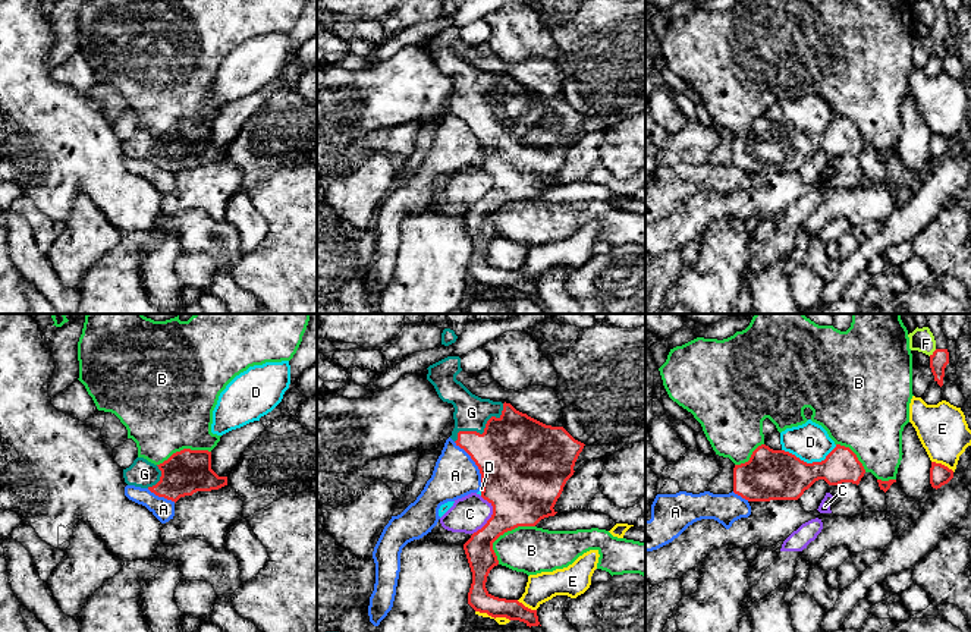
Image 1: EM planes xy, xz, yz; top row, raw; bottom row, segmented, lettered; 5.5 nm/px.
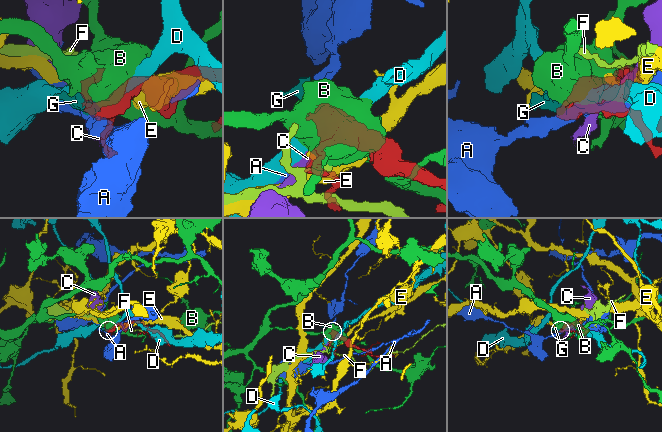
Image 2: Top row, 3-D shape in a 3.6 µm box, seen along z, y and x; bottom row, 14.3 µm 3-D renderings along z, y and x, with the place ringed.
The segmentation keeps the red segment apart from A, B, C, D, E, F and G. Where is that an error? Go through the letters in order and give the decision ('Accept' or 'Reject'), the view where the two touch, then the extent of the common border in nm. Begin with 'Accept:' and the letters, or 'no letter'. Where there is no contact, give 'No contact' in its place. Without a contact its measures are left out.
Accept: G
A: Reject. Touches red in xz. Shared border 300 nm
B: Reject. Touches red in xz. Shared border 300 nm
C: Reject. Touches red in xz. Shared border 220 nm
D: Reject. Touches red in yz. Shared border 300 nm
E: Reject. Touches red in xz. Shared border 200 nm
F: Reject. Touches red in yz. Shared border 60 nm
G: Accept. Touches red in xz. Shared border 340 nm

